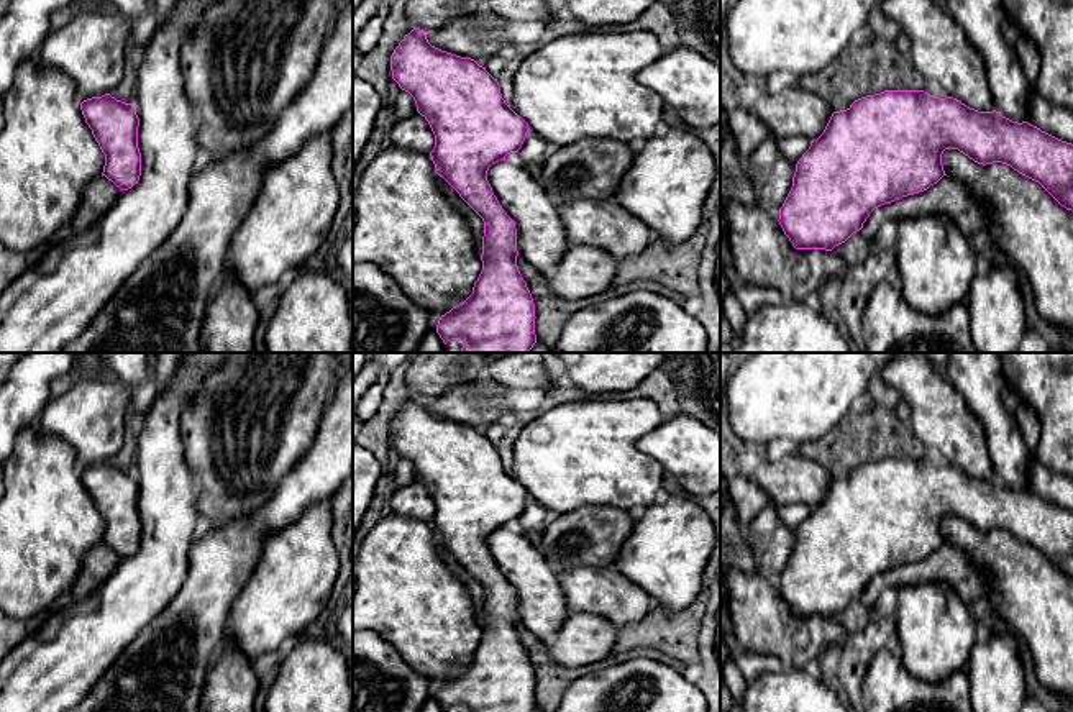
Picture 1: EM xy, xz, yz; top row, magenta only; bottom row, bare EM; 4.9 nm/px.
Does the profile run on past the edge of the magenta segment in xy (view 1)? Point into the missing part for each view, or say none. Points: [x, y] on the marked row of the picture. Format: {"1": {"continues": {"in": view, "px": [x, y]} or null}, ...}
{"1": {"continues": {"in": "xy", "px": [99, 196]}}}

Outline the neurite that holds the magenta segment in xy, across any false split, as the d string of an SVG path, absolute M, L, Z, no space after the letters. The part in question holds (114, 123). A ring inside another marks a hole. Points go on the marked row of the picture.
M105 94L84 100L80 110L105 154L105 166L103 172L85 185L69 225L71 233L82 233L98 221L120 194L138 184L141 176L139 118L133 103Z

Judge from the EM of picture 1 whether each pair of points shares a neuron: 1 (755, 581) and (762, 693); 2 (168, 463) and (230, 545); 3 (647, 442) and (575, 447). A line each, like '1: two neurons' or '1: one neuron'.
1: two neurons
2: two neurons
3: two neurons

